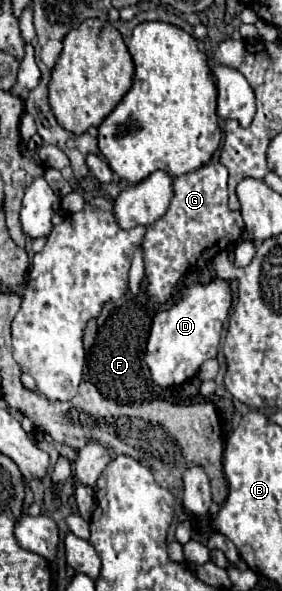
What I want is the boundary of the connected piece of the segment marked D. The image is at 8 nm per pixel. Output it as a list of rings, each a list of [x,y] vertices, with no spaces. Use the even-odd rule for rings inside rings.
[[[216,278],[208,284],[192,284],[184,286],[180,292],[180,302],[170,304],[168,308],[162,308],[154,314],[144,356],[152,380],[162,388],[190,380],[198,374],[202,362],[218,354],[222,324],[228,318],[232,306],[232,290],[228,280]]]

